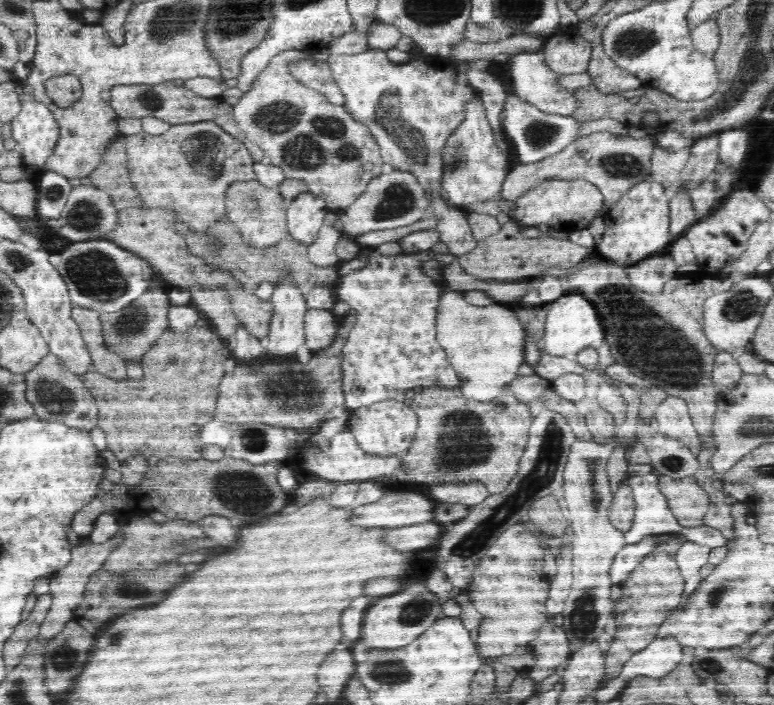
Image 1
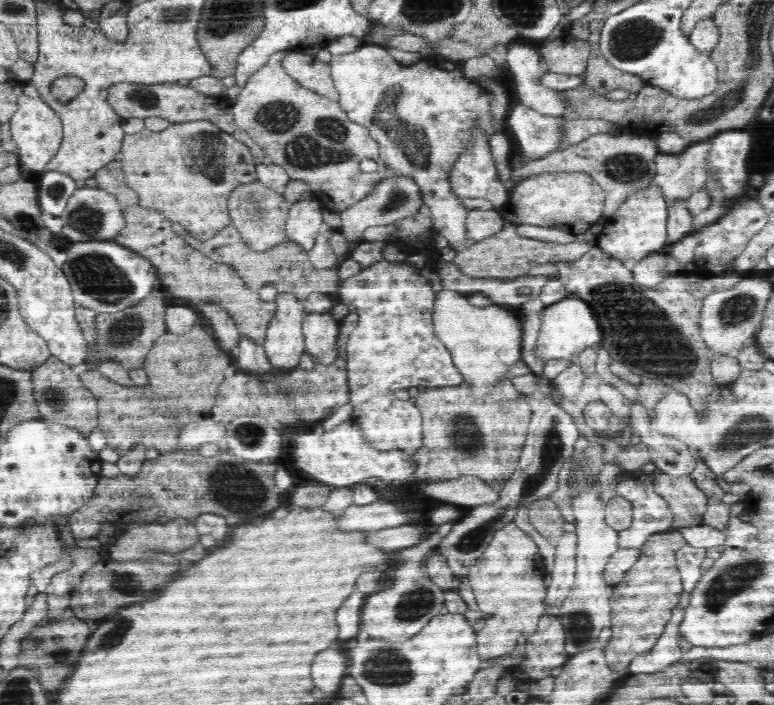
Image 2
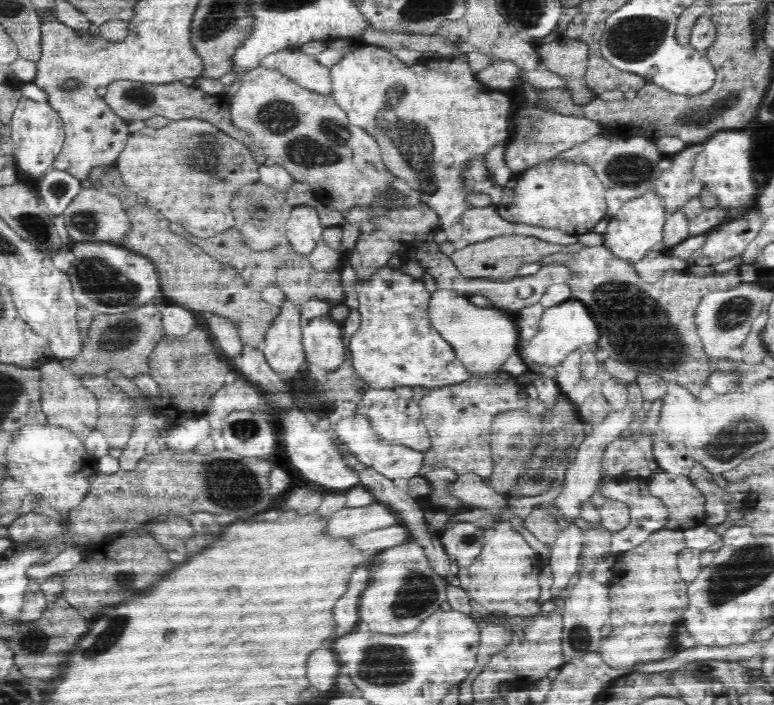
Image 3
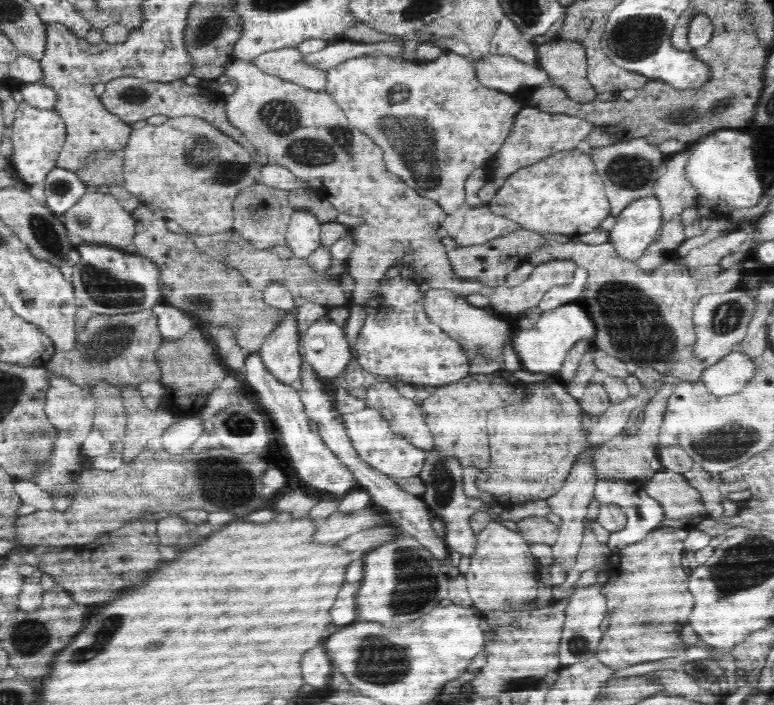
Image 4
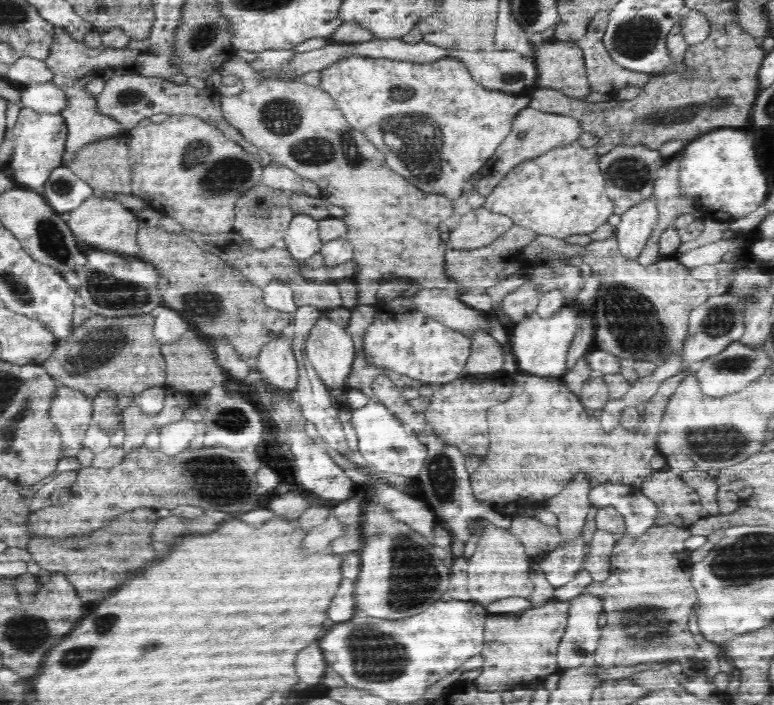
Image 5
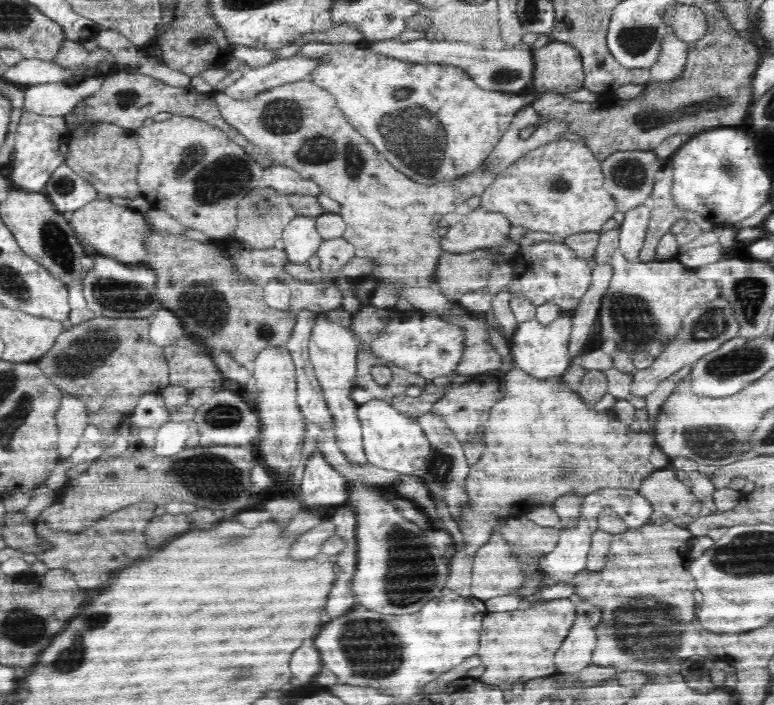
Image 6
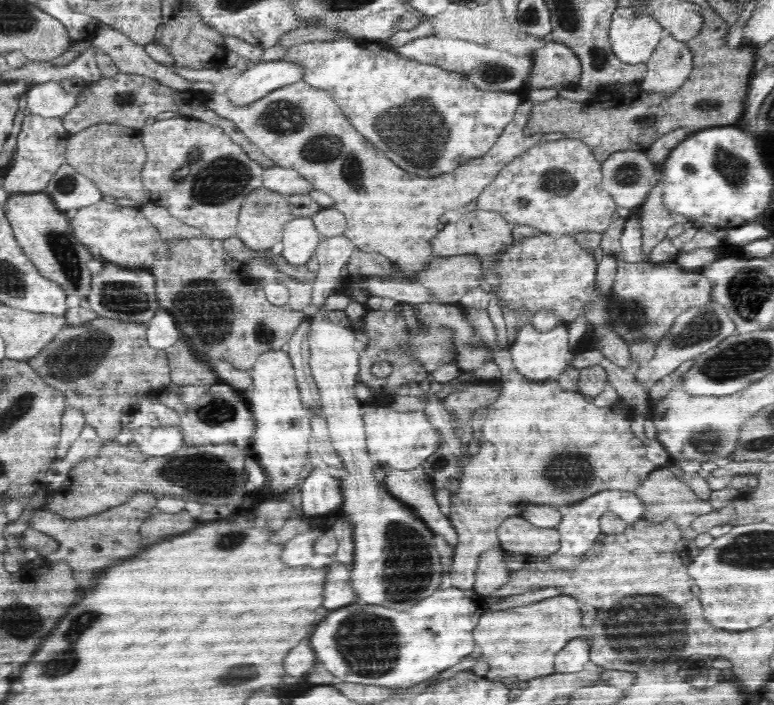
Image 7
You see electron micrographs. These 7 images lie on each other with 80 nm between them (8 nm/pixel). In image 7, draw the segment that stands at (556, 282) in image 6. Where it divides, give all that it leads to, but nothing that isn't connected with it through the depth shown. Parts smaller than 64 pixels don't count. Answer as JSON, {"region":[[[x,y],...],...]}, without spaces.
{"region":[[[542,233],[530,238],[522,238],[520,242],[512,242],[499,255],[499,262],[493,270],[499,273],[500,284],[496,292],[499,304],[505,304],[516,313],[522,309],[537,313],[542,309],[550,309],[556,313],[561,322],[570,324],[575,318],[584,315],[594,333],[596,348],[600,348],[605,358],[616,366],[630,366],[631,354],[629,344],[614,333],[609,319],[609,294],[597,294],[595,276],[597,263],[594,251],[584,251],[575,241],[575,235],[557,236],[555,233]]]}

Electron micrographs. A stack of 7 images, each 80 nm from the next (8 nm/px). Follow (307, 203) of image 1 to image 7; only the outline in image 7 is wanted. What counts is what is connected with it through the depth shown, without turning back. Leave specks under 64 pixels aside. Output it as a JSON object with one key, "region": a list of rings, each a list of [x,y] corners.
{"region":[[[292,217],[283,228],[282,256],[290,265],[306,265],[323,239],[310,217]]]}

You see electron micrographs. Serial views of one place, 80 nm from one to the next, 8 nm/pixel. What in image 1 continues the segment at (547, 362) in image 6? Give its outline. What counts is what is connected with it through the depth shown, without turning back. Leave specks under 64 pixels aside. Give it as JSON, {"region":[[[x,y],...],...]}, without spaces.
{"region":[[[582,293],[565,294],[547,304],[545,334],[542,337],[542,349],[552,356],[575,357],[586,347],[595,348],[605,339],[605,331],[593,304]]]}

